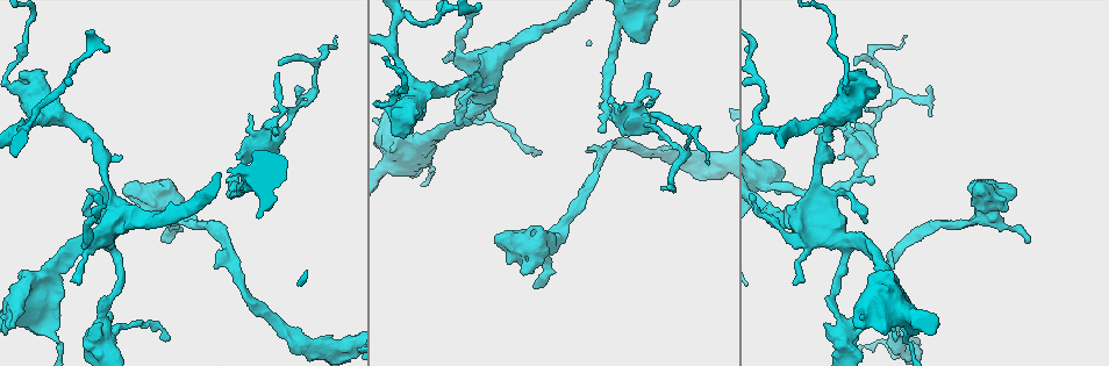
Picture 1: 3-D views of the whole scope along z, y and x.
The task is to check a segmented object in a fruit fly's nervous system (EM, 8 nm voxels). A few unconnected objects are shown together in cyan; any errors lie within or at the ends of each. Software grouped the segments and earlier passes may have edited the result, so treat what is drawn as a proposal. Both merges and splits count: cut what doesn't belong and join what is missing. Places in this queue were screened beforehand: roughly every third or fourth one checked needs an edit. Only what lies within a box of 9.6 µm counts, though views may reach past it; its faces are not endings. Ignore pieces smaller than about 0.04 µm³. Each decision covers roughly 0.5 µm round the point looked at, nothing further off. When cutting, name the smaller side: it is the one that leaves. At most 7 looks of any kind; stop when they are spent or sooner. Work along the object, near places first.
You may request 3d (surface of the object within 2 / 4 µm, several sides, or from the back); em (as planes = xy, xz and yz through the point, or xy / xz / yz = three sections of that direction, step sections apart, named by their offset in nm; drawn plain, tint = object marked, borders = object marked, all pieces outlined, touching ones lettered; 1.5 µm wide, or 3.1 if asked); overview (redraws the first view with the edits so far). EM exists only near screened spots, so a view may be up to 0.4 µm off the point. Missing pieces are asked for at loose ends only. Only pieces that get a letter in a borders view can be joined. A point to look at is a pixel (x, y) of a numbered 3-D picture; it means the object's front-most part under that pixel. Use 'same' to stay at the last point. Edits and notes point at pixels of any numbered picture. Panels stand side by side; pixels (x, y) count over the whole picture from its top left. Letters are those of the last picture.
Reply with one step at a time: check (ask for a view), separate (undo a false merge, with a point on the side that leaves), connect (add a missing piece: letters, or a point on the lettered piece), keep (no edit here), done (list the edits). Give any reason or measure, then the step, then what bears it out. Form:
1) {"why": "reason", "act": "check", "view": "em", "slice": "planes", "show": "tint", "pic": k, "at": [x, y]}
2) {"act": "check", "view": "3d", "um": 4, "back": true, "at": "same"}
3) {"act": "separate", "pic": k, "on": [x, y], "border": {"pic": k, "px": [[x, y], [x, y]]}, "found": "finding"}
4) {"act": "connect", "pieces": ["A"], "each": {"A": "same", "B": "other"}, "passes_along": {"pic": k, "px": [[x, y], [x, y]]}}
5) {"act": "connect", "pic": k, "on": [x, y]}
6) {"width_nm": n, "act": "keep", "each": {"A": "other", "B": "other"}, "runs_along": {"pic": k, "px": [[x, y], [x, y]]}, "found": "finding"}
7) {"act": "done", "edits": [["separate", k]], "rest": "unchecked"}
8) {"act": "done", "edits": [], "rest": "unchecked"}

{"act": "check", "view": "3d", "um": 4, "pic": 1, "at": [250, 114]}

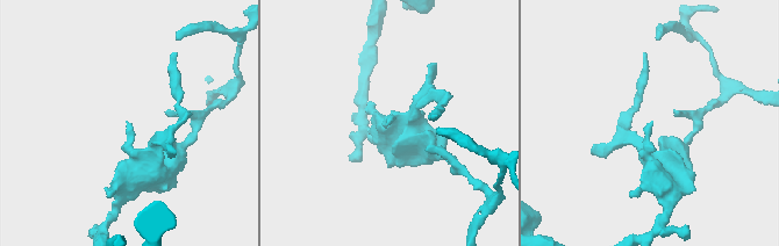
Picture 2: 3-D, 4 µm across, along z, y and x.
{"act": "check", "view": "em", "slice": "planes", "show": "borders", "pic": 2, "at": [388, 122]}

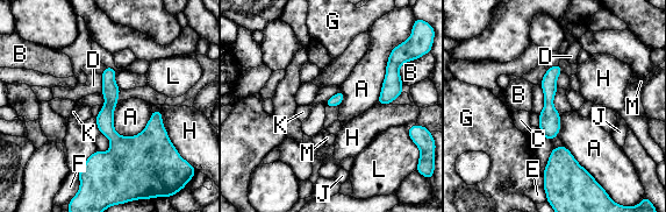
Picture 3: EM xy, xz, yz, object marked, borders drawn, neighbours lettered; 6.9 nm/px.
{"width_nm": 80, "longest_contact_nm": ["H", 320], "act": "keep", "each": {"A": "other", "B": "other", "C": "other", "D": "other", "E": "other", "F": "other", "G": "other", "H": "other", "J": "other", "K": "other", "L": "other", "M": "other"}, "found": "none of them fits"}

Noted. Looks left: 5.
{"why": "abrupt turn", "act": "check", "view": "em", "slice": "yz", "step": 8, "show": "borders", "pic": 1, "at": [707, 172]}

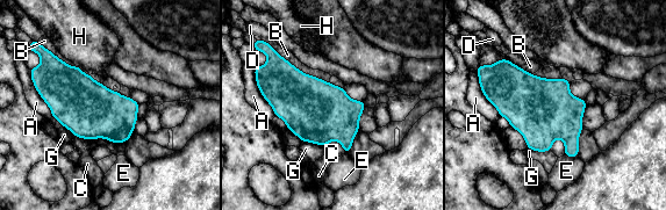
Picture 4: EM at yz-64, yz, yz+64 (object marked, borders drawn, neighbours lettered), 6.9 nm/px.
{"longest_contact_nm": ["B", 420], "act": "keep", "each": {"A": "other", "B": "other", "C": "other", "D": "other", "E": "other", "G": "other", "H": "other"}, "border": {"pic": 4, "px": [[277, 52], [303, 72], [329, 82]]}, "found": "one neuron here"}

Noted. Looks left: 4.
{"why": "an open end", "act": "check", "view": "3d", "um": 2, "pic": 1, "at": [540, 283]}

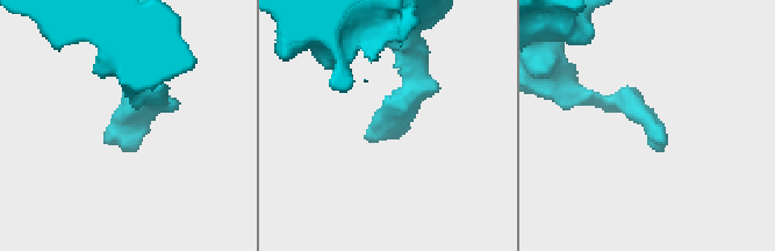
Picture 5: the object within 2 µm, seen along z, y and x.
{"why": "now the EM", "act": "check", "view": "em", "slice": "planes", "show": "plain", "pic": 5, "at": [650, 146]}

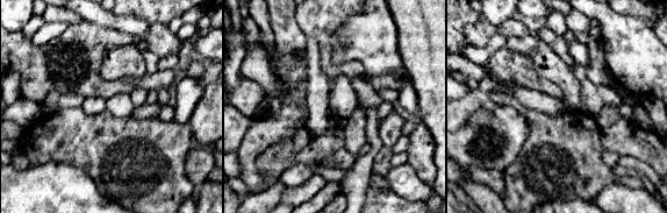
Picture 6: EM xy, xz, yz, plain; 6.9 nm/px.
{"why": "see the neighbours", "act": "check", "view": "em", "slice": "planes", "show": "borders", "at": "same"}

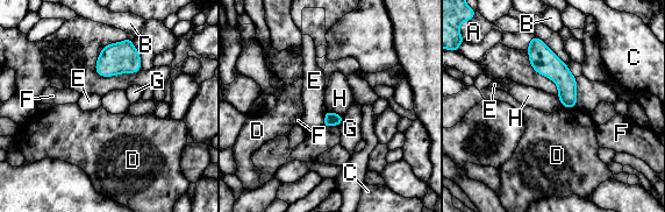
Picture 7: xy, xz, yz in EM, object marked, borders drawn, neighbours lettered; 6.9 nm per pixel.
{"width_nm": 100, "act": "keep", "each": {"A": "other", "B": "other", "C": "other", "D": "other", "E": "other", "F": "other", "G": "other", "H": "other"}, "runs_along": {"pic": 7, "px": [[535, 40], [572, 105]]}, "found": "no lettered piece goes on from it"}

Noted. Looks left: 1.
{"act": "done", "edits": [], "rest": "unchecked"}

